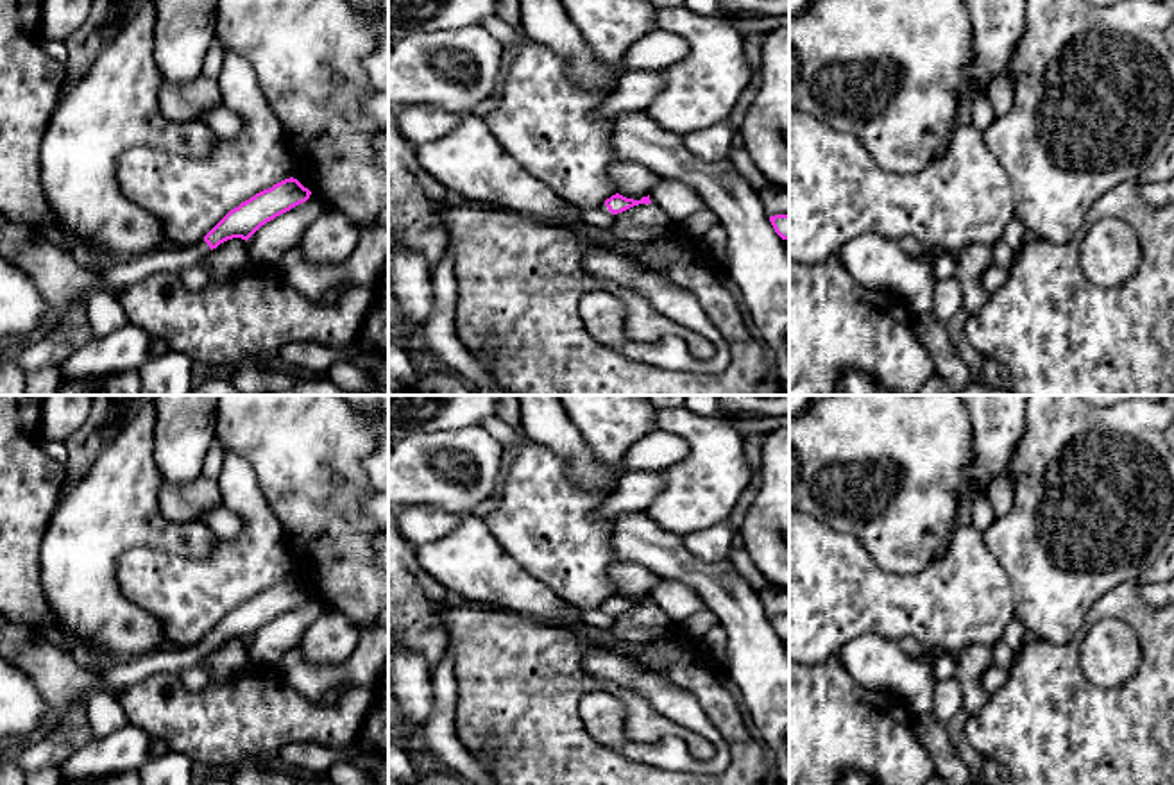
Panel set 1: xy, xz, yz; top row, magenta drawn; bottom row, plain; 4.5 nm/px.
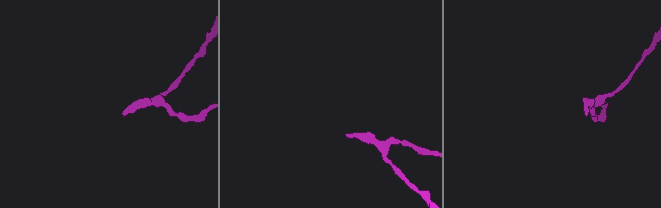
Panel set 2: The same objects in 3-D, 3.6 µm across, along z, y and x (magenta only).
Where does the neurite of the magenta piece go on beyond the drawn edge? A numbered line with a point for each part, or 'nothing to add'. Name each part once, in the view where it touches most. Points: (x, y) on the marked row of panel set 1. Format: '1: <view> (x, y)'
1: xy (124, 272)

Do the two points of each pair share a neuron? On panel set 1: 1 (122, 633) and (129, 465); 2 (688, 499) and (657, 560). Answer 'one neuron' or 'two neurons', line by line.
1: one neuron
2: two neurons

